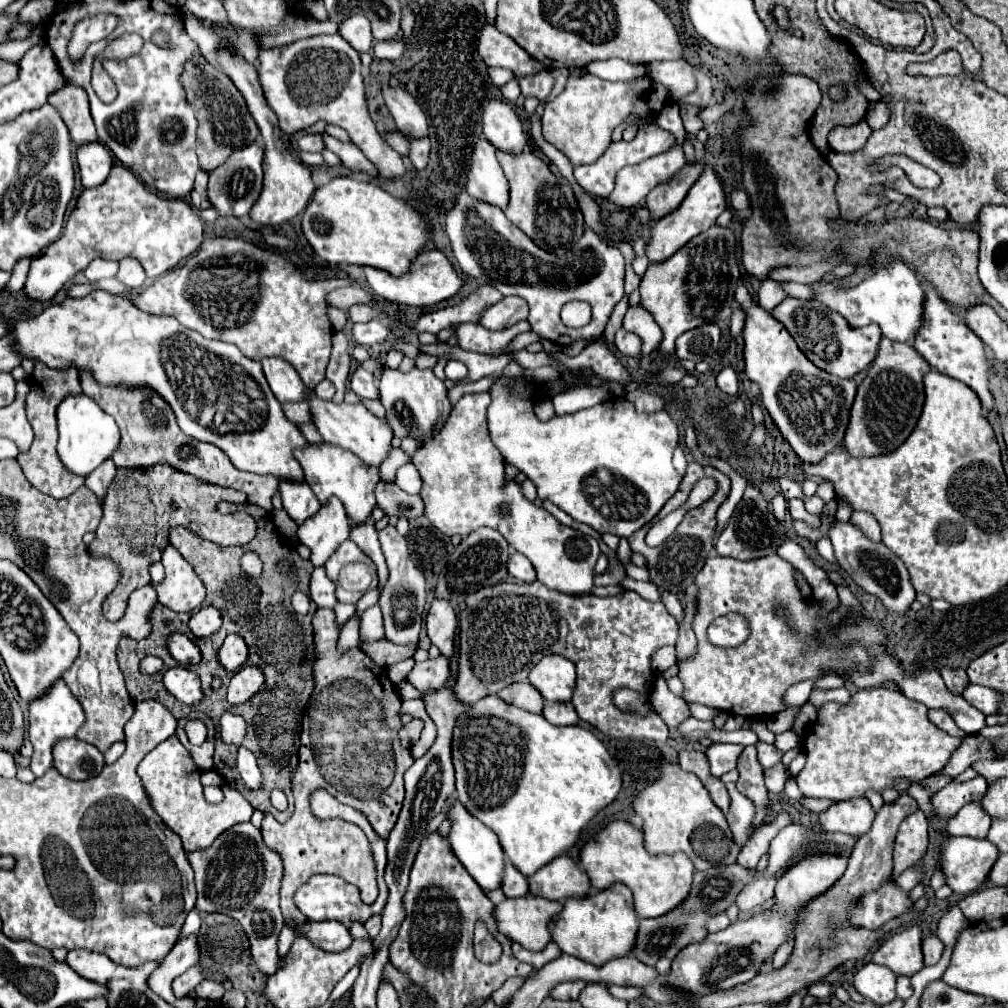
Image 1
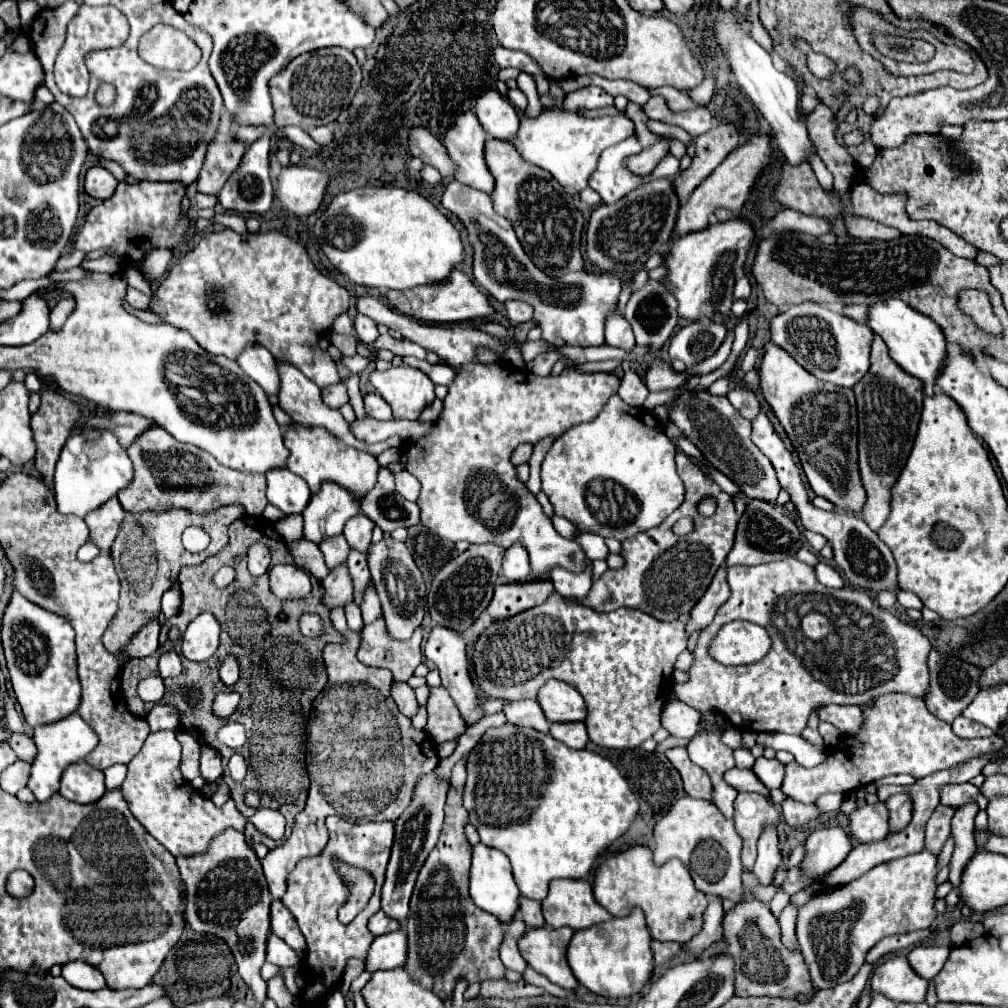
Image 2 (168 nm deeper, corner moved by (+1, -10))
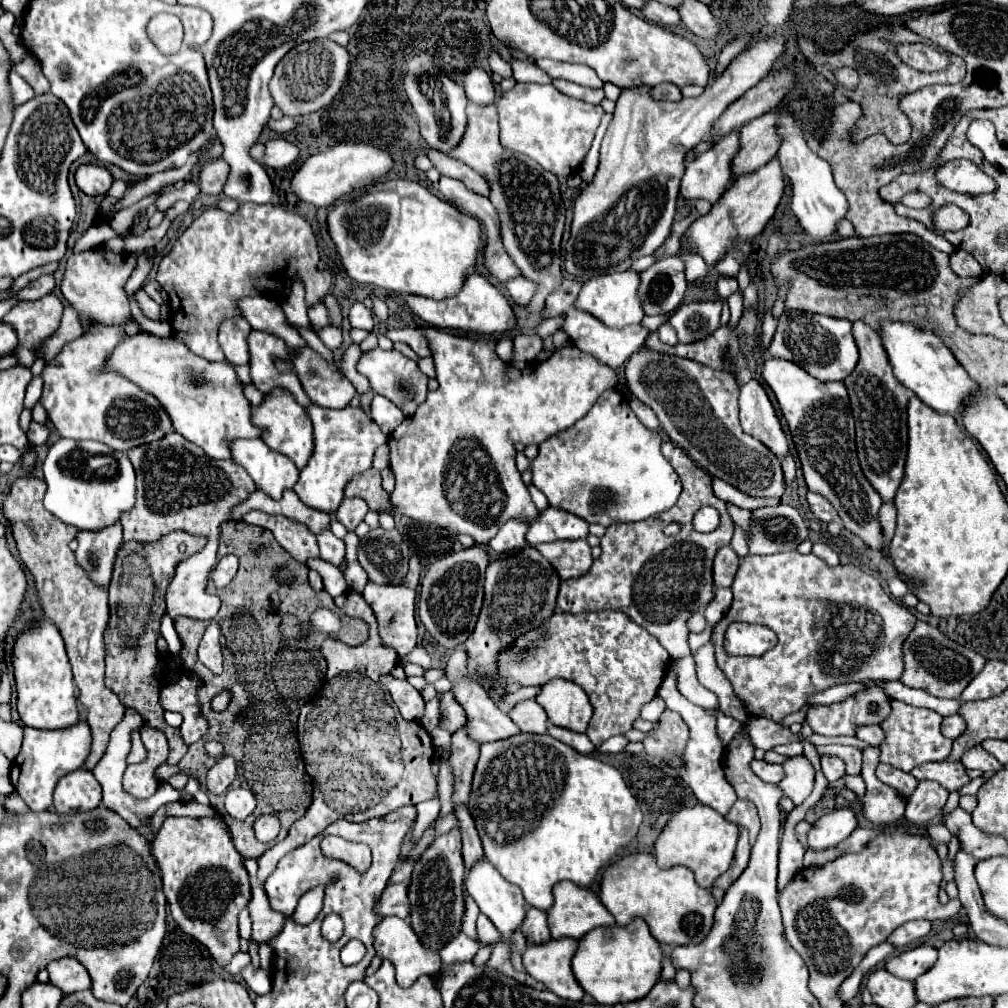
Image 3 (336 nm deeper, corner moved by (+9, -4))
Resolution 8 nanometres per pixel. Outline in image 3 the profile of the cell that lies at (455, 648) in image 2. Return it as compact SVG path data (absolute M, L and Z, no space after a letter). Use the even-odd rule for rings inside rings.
M472 676L456 682L452 692L468 714L466 730L470 738L478 742L494 742L506 740L508 736L516 736L520 732L510 716L502 712L494 700L490 700L488 692Z

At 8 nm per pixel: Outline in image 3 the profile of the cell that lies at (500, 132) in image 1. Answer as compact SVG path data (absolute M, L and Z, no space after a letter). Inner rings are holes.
M470 68L464 78L464 90L470 102L474 104L494 104L496 92L490 80L490 74L484 68Z

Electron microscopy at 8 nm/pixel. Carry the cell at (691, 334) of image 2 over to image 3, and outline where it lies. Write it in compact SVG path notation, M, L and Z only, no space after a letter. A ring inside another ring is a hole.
M720 302L686 304L680 306L668 322L676 328L680 342L696 342L710 336L720 326L720 310Z

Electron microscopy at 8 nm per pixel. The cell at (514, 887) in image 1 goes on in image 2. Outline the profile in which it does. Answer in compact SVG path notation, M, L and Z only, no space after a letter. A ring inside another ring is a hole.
M520 896L518 912L520 912L520 918L526 922L528 928L532 928L532 926L544 926L540 902L530 902L530 898L522 898Z

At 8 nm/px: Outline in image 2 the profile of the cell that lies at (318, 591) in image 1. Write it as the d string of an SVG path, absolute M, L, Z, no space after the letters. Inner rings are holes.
M346 566L330 572L324 580L320 580L320 584L324 588L322 602L326 602L328 610L346 608L346 604L352 602L352 578Z

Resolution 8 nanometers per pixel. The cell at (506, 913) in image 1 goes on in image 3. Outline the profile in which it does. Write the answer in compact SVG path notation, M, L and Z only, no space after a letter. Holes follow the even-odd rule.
M562 938L550 940L546 944L528 944L522 954L522 962L526 972L542 982L550 992L566 1000L582 1000L584 990L576 982L570 962L578 948L578 940Z

